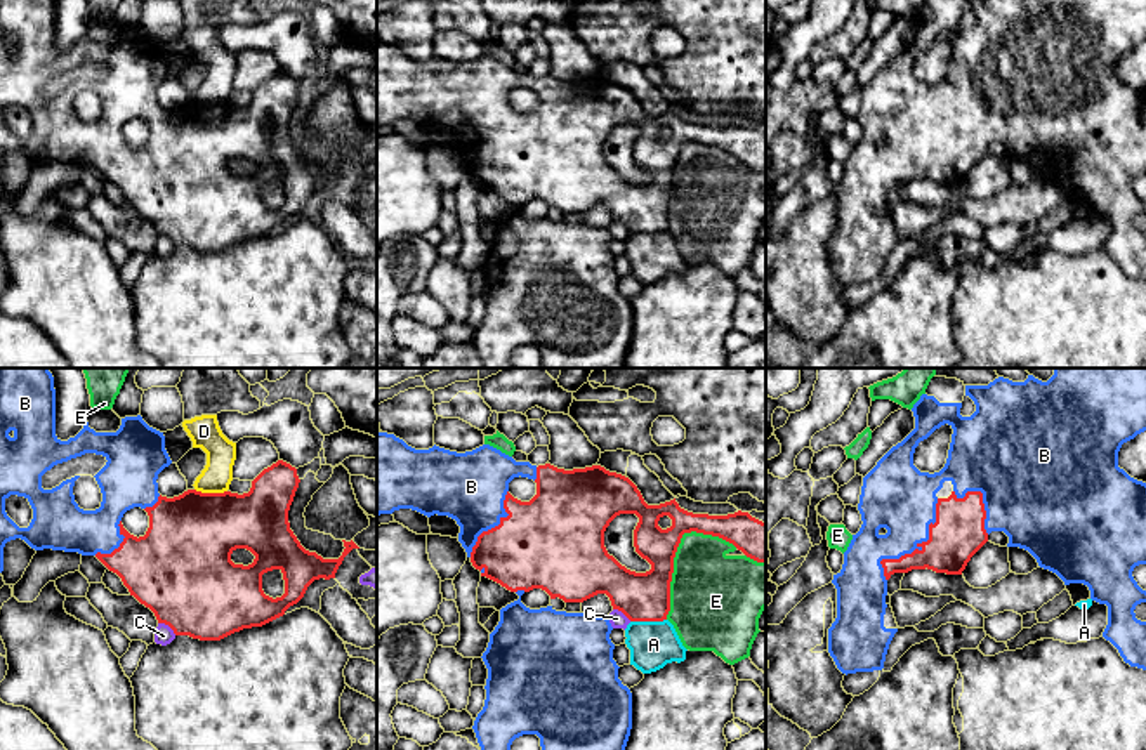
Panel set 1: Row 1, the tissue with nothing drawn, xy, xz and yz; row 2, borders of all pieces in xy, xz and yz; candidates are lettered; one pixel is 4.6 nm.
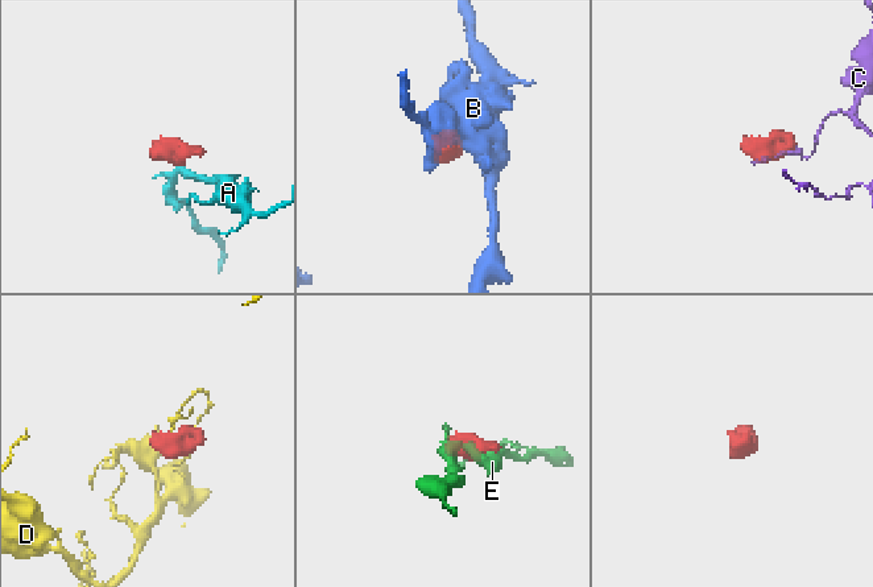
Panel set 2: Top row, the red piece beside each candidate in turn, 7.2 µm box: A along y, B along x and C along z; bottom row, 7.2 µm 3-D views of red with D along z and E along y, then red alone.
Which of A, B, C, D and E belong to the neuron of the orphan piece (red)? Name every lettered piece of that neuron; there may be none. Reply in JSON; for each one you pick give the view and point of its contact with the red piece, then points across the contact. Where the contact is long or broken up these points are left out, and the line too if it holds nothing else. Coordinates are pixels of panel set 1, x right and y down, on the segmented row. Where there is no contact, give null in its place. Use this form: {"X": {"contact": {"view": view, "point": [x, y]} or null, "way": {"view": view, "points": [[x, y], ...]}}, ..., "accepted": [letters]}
{"B": {"contact": {"view": "yz", "point": [915, 549]}}, "accepted": ["B"]}

